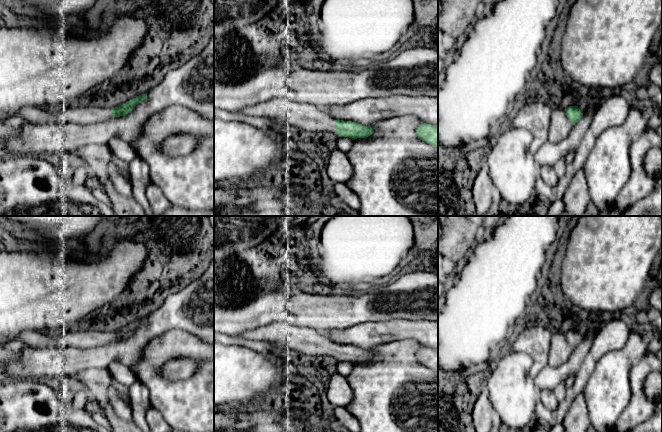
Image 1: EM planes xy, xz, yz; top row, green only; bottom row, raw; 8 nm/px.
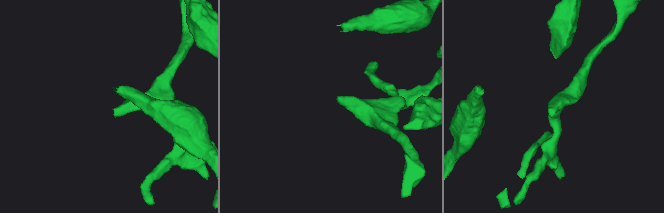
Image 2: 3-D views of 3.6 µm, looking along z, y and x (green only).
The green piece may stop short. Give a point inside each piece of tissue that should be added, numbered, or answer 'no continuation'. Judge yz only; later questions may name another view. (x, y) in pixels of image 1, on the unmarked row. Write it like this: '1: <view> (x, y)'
no continuation

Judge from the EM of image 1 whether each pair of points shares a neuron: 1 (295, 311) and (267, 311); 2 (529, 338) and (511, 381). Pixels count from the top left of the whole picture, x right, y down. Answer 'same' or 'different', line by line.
1: same
2: different

